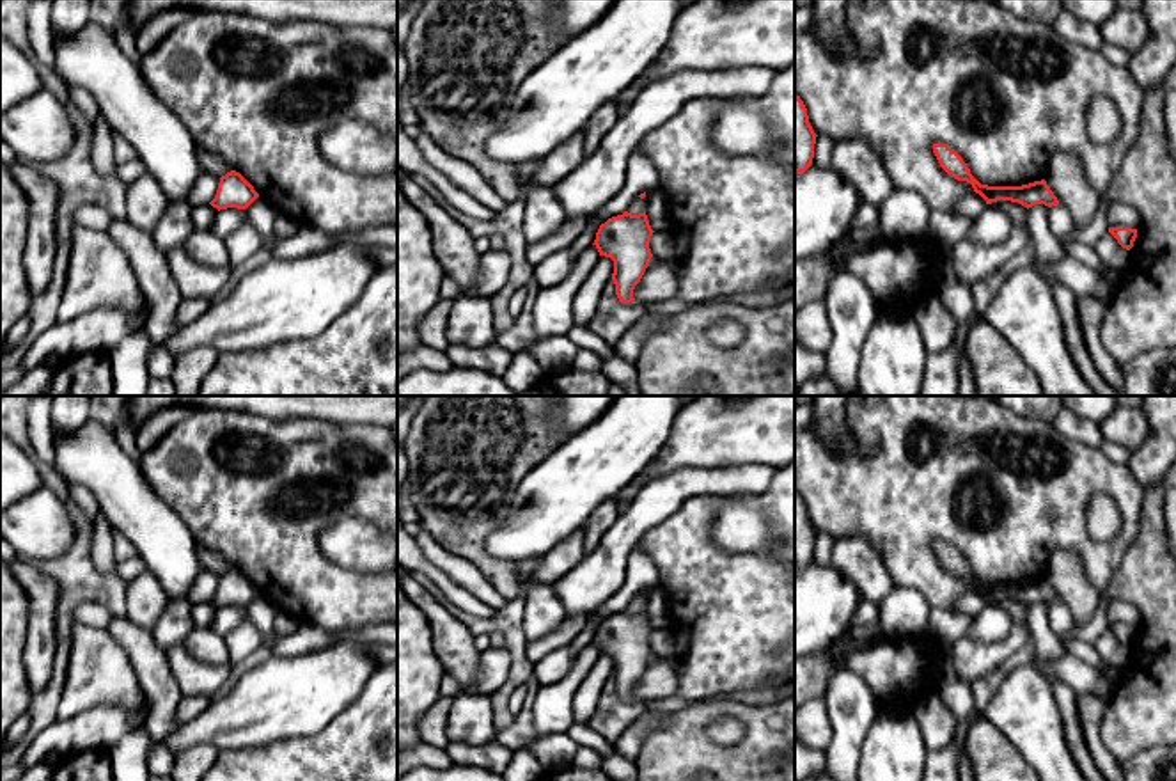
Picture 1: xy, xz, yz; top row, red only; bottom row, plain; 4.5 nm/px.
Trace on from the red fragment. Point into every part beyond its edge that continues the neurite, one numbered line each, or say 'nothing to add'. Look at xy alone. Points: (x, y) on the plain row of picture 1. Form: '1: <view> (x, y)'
nothing to add

